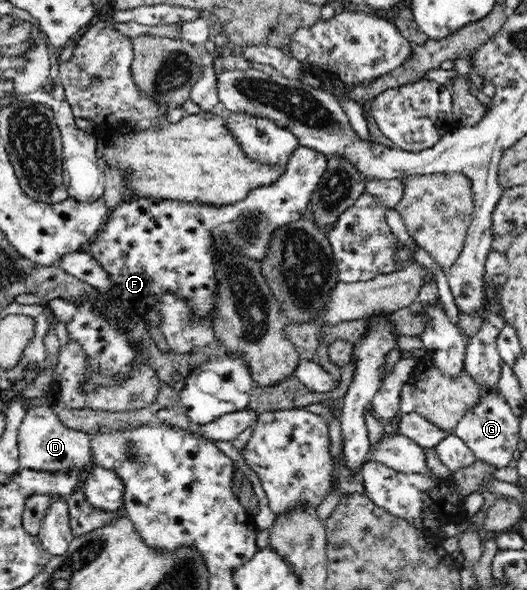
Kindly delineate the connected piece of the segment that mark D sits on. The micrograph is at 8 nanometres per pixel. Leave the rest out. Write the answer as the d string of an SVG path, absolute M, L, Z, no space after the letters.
M30 406L18 428L19 465L22 469L72 474L74 468L86 475L89 470L91 444L88 433L75 431L62 424L52 406Z

